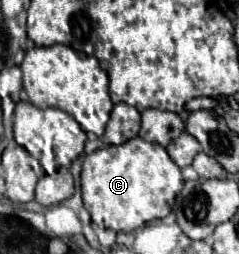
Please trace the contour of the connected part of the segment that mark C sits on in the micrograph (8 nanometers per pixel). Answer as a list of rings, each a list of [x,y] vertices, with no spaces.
[[[134,137],[122,145],[108,145],[86,155],[82,165],[82,199],[90,211],[92,221],[100,229],[112,229],[116,233],[128,233],[140,225],[164,219],[176,195],[182,191],[180,167],[170,159],[166,149],[158,143]]]

